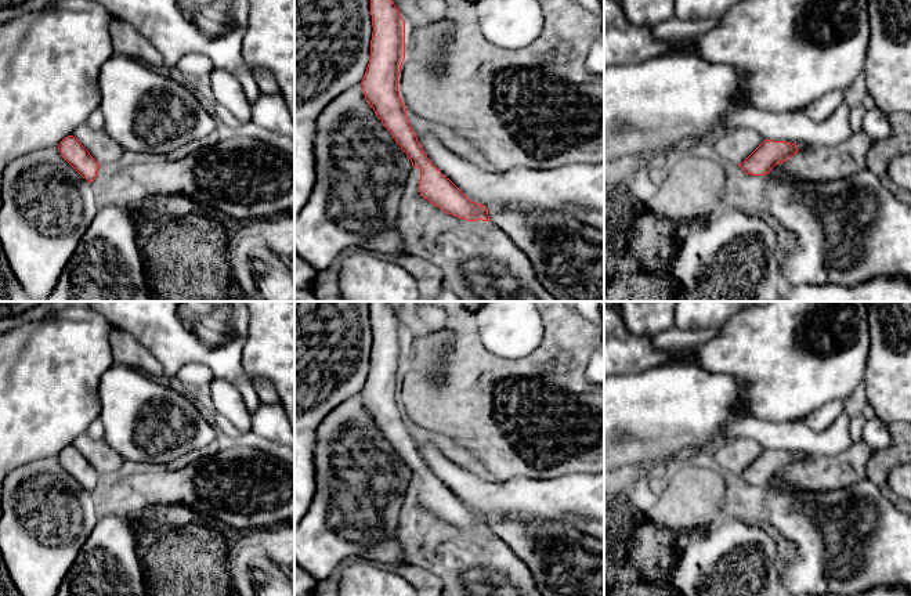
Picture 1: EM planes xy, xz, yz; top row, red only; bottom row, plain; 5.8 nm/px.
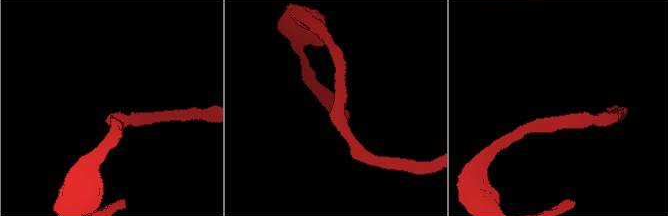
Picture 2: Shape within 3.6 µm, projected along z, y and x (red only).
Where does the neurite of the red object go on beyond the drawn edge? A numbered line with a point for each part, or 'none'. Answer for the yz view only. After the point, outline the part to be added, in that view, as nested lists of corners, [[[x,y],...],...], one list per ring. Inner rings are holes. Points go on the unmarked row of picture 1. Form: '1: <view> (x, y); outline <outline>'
none

